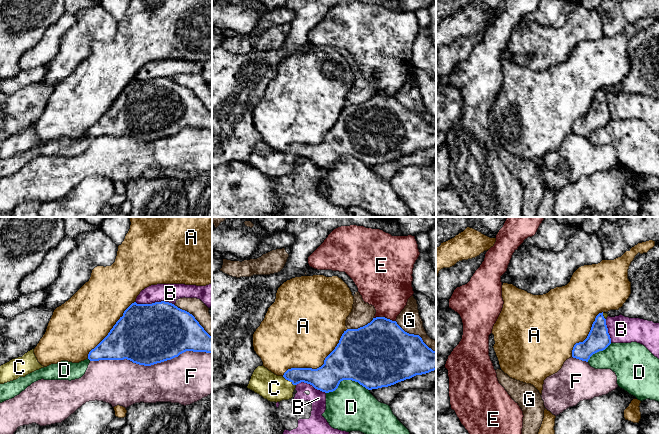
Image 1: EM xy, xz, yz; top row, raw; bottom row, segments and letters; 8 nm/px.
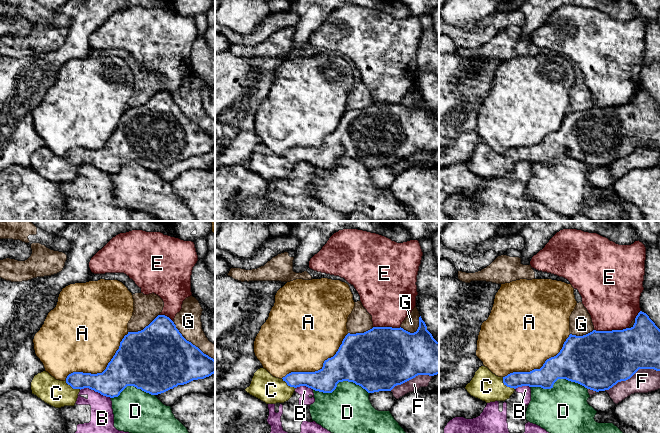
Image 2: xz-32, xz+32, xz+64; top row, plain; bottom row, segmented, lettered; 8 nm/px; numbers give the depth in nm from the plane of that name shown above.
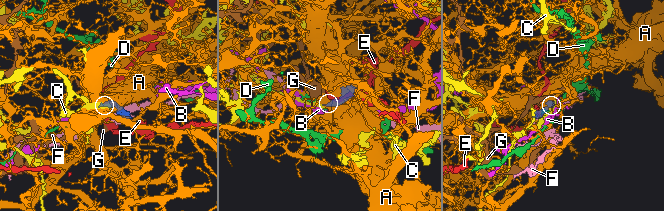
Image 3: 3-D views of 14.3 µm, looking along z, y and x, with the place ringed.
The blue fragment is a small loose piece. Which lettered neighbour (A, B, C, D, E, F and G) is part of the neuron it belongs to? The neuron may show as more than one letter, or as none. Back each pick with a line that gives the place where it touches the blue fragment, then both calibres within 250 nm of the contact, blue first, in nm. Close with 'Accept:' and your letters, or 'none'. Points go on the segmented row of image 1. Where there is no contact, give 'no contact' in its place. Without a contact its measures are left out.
C: xz (289, 380) | 170/220 nm
Accept: C

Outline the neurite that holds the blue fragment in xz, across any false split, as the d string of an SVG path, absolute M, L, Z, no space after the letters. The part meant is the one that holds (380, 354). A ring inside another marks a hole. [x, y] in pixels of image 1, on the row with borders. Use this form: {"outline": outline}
{"outline": "M376 317L367 325L358 329L347 329L342 334L335 349L325 358L324 364L317 368L291 368L283 376L277 376L263 365L258 366L249 381L248 389L267 399L270 402L280 402L293 397L296 385L304 382L315 389L325 393L335 391L343 380L352 380L368 390L388 387L398 382L410 379L416 375L422 375L436 370L436 351L429 348L419 335L405 332L396 321L385 317Z"}

